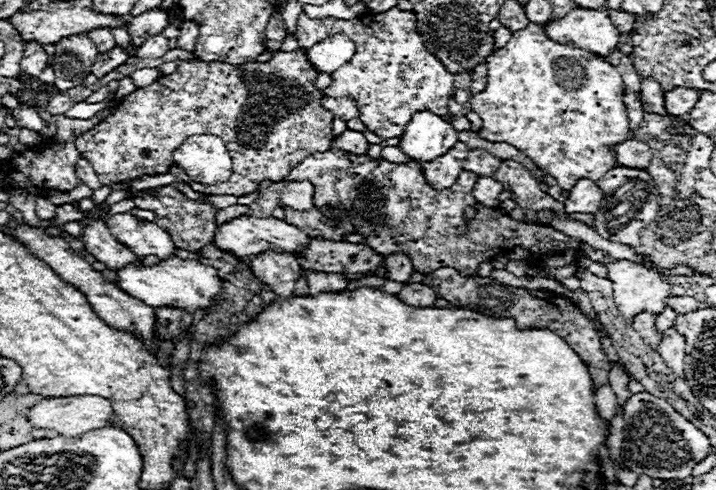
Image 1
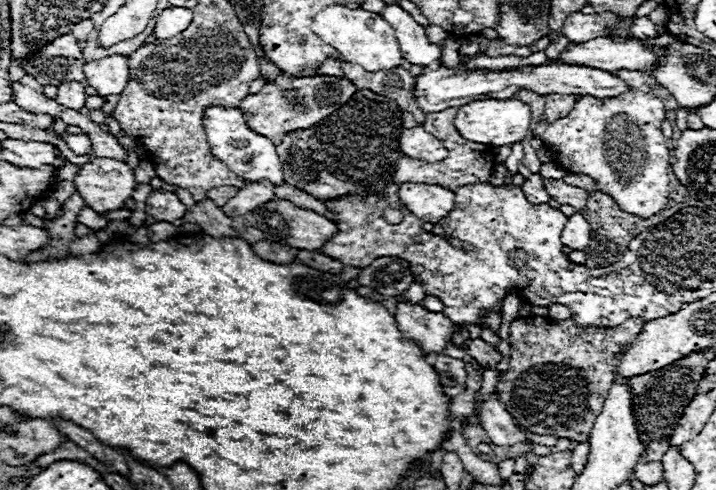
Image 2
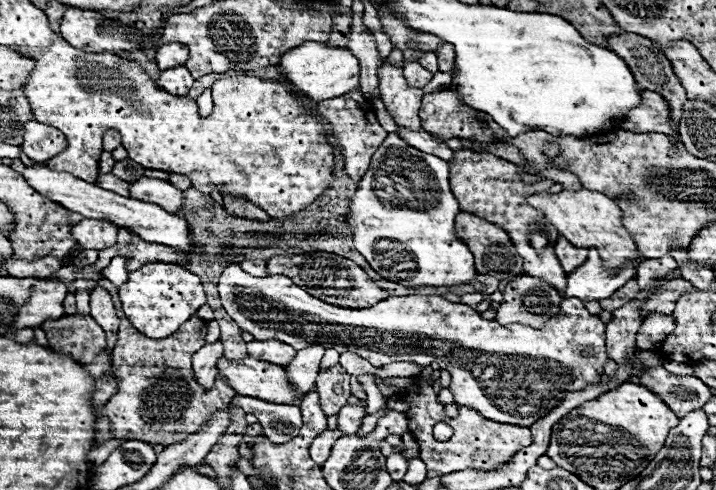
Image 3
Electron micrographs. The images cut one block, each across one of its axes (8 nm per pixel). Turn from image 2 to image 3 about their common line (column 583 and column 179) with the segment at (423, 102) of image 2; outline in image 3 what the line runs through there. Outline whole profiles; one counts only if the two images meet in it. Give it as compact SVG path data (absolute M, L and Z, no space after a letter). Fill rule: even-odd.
M178 66L178 68L160 72L160 86L174 96L186 96L188 90L192 88L192 82L194 82L194 78L186 70L186 66ZM178 70L182 70L182 72L178 72Z

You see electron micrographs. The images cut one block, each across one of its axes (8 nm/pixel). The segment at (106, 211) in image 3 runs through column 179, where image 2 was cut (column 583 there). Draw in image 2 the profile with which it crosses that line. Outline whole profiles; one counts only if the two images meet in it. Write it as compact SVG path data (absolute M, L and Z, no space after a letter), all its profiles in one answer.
M576 212L568 218L568 222L564 224L562 230L562 242L564 246L570 246L572 250L584 250L590 242L590 224L586 222L586 218Z

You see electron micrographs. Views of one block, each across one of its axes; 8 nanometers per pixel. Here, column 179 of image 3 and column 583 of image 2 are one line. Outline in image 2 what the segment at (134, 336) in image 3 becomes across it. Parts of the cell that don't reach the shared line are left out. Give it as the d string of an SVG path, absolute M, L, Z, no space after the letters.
M542 316L516 318L510 324L510 364L496 382L496 398L506 404L512 418L526 430L534 434L570 438L576 442L586 442L594 426L596 416L602 410L602 402L608 396L618 358L642 330L642 318L630 318L616 328L578 328L574 320L552 320Z

